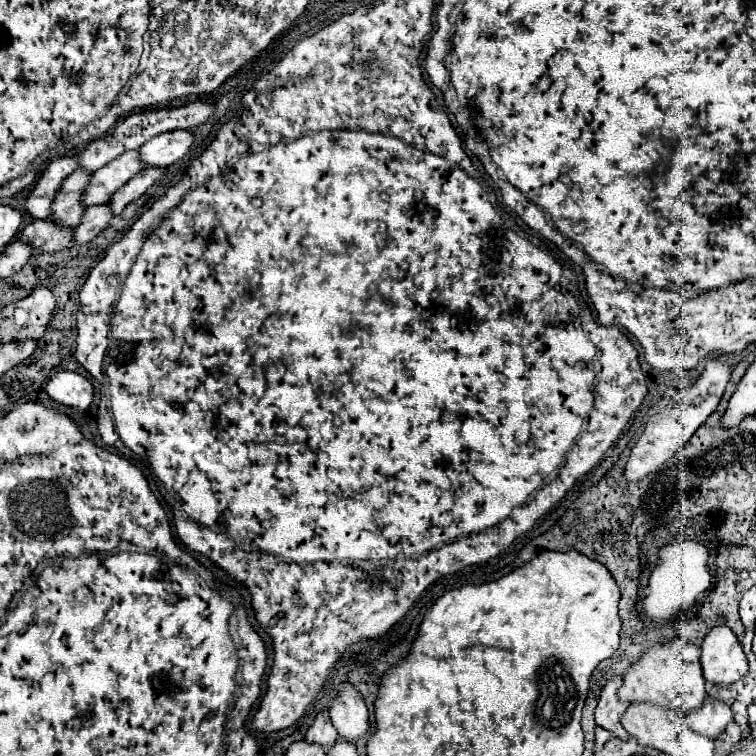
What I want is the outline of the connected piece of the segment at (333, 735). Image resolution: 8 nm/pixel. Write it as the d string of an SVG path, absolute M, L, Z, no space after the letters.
M322 709L322 711L314 717L312 725L310 725L308 731L306 731L306 737L312 739L312 743L320 743L324 749L328 749L328 747L332 747L332 743L336 743L338 733L336 733L334 725L330 723L328 709Z

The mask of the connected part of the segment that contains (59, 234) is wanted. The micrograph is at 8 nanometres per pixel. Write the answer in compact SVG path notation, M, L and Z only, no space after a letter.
M48 219L32 221L20 231L18 239L28 243L36 253L56 253L72 245L72 229L56 227Z

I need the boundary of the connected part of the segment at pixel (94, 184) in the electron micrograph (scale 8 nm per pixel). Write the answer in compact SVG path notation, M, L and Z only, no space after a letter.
M126 151L116 157L112 163L106 163L98 171L90 175L88 185L82 191L84 207L108 203L112 191L120 189L132 175L138 175L144 167L140 167L140 159L136 159L136 151Z

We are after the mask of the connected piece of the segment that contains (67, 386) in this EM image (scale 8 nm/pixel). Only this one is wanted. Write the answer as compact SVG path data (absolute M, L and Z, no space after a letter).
M72 371L54 373L52 379L46 383L44 391L54 403L70 407L74 411L86 411L94 399L92 383L86 377Z

